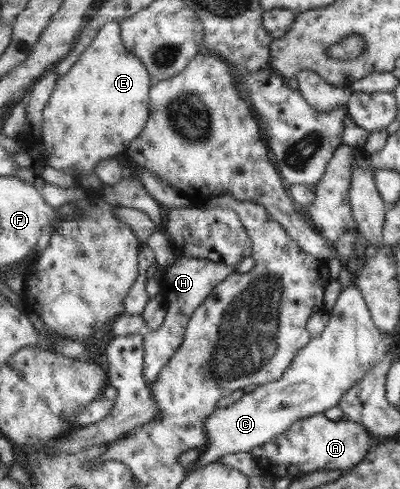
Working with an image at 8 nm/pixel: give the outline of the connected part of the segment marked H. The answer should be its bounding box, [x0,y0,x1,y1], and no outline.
[144,256,237,383]

